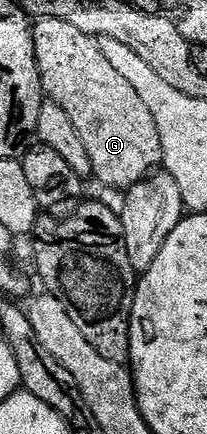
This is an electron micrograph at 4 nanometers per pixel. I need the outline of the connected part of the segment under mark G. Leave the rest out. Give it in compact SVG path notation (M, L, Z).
M57 18L36 19L31 37L43 95L69 114L77 134L81 134L89 154L91 176L107 188L126 190L154 173L163 158L157 122L153 122L153 114L149 114L149 106L145 106L137 90L105 58L99 40Z

